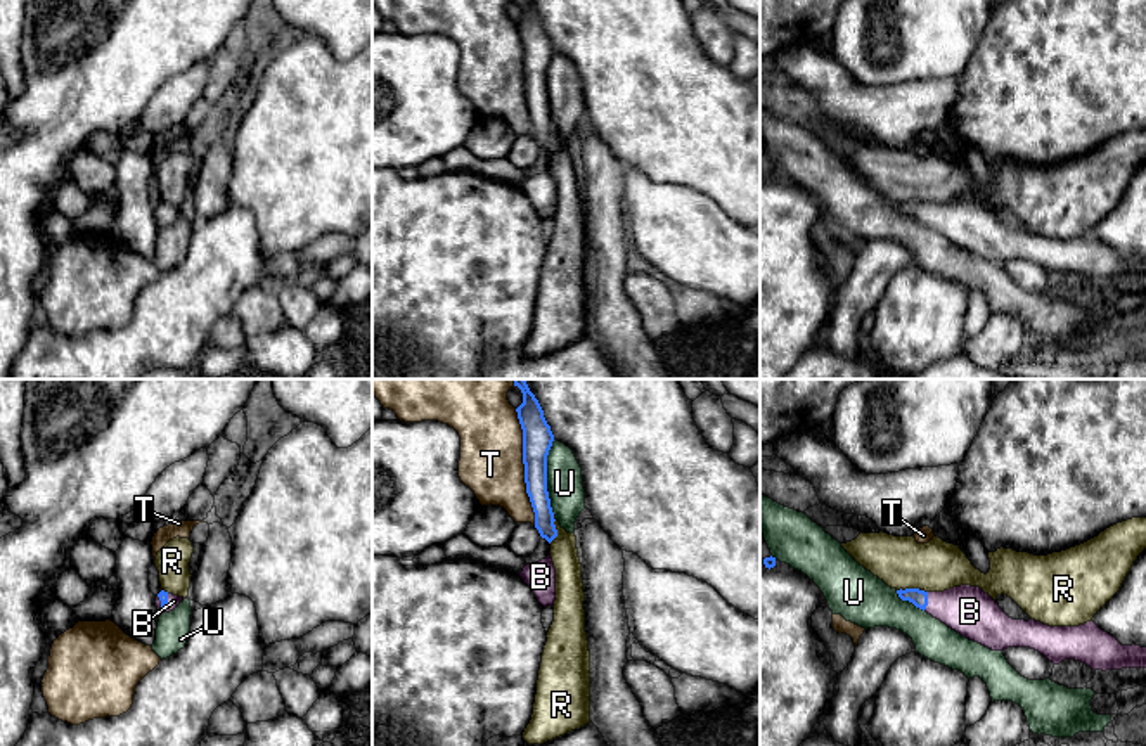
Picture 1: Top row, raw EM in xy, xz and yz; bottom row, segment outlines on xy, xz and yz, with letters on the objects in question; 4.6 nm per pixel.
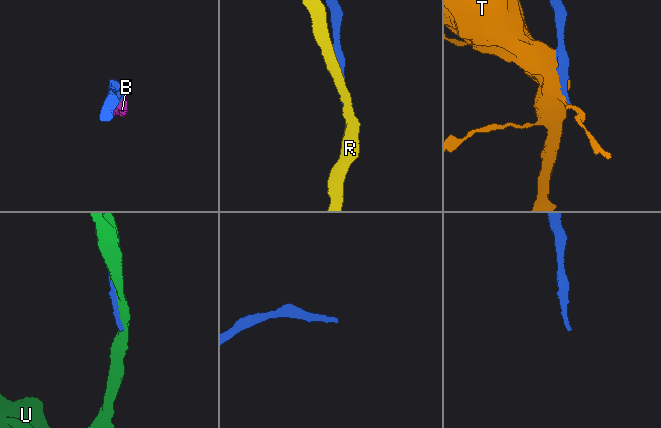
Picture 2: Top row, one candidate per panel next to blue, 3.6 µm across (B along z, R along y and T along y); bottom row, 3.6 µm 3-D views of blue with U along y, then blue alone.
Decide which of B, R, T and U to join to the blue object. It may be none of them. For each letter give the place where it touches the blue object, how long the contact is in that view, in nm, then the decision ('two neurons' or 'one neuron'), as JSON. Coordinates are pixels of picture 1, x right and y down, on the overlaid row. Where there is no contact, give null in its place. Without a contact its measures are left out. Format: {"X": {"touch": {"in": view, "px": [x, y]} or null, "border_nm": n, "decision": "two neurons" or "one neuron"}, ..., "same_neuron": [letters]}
{"B": {"touch": {"in": "yz", "px": [927, 601]}, "border_nm": 90, "decision": "one neuron"}, "R": {"touch": {"in": "yz", "px": [913, 589]}, "border_nm": 140, "decision": "two neurons"}, "T": {"touch": {"in": "xz", "px": [525, 466]}, "border_nm": 550, "decision": "two neurons"}, "U": {"touch": {"in": "xz", "px": [546, 478]}, "border_nm": 360, "decision": "two neurons"}, "same_neuron": ["B"]}

